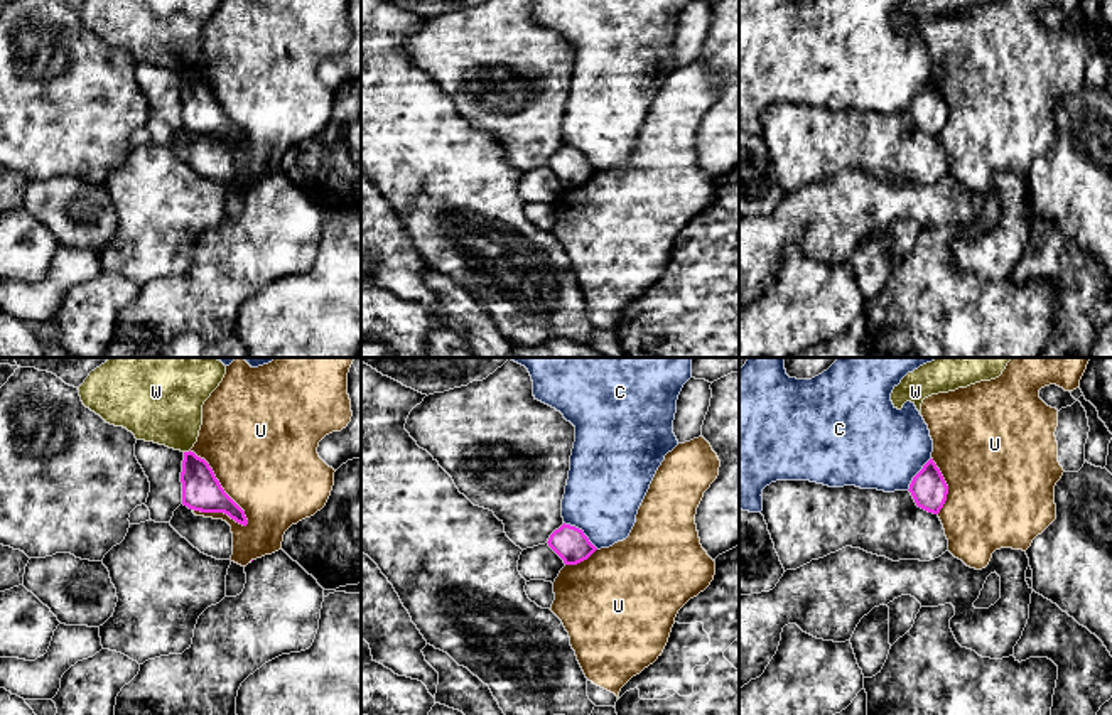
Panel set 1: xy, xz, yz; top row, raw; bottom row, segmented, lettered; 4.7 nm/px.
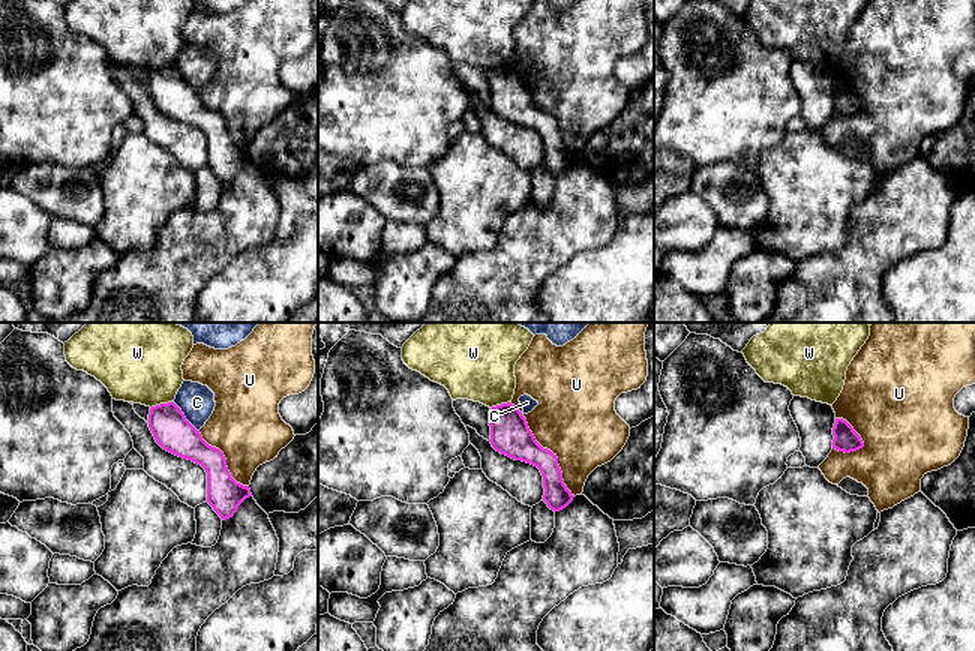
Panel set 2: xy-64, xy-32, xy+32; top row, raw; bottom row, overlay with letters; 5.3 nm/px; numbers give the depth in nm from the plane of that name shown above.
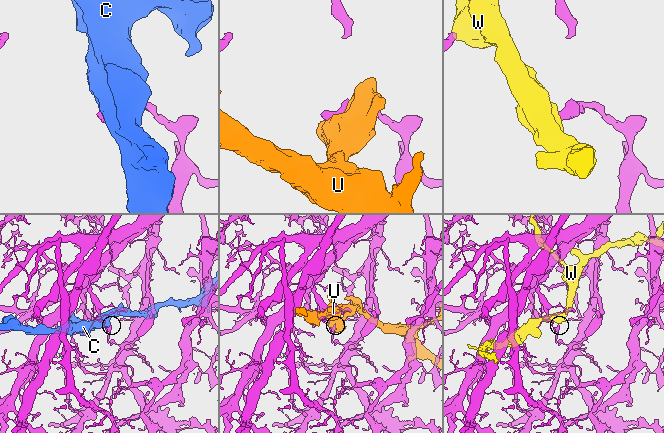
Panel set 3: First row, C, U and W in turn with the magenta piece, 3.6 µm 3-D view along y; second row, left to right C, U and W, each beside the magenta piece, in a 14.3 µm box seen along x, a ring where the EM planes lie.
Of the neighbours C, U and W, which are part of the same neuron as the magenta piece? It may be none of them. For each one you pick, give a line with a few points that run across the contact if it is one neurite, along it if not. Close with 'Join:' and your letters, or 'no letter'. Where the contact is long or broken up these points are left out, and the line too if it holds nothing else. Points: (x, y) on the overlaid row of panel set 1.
Join: no letter

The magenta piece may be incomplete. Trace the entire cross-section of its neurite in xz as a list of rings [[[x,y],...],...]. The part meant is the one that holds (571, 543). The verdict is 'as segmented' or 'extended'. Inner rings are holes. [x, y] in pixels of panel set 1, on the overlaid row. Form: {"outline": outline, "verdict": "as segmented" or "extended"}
{"outline": [[[565,523],[550,535],[547,543],[565,565],[577,565],[597,550],[582,530]]], "verdict": "as segmented"}

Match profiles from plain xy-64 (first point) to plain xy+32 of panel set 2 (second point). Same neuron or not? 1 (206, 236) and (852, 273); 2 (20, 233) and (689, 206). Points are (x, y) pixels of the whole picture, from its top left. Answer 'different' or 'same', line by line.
1: same
2: same

